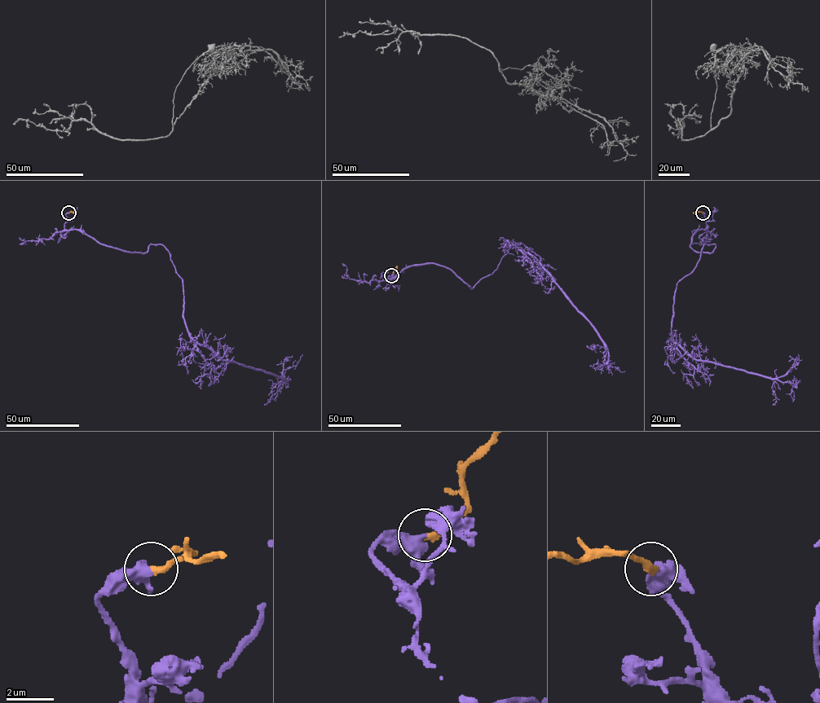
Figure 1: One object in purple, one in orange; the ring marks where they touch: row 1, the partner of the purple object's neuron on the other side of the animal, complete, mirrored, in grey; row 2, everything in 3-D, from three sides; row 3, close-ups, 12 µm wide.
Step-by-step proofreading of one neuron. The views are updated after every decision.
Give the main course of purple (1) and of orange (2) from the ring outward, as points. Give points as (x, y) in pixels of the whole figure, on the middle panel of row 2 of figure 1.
1: (390, 275), (387, 280), (434, 263), (471, 288), (513, 245), (538, 261), (590, 323), (606, 362), (624, 371)
2: (391, 275), (397, 265)

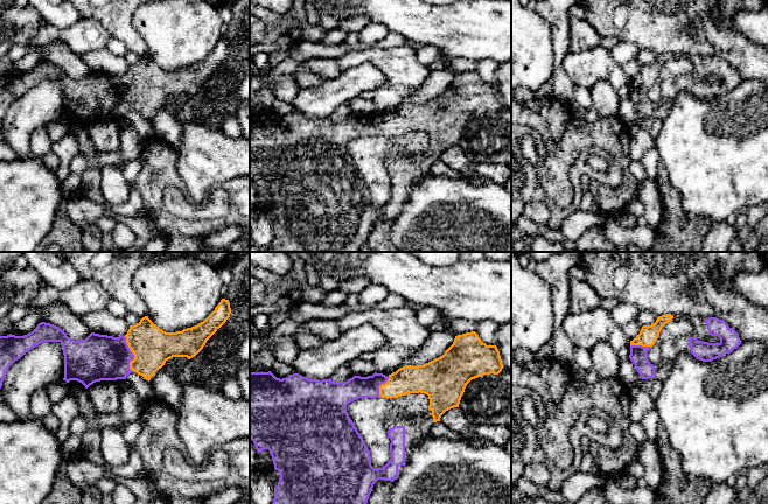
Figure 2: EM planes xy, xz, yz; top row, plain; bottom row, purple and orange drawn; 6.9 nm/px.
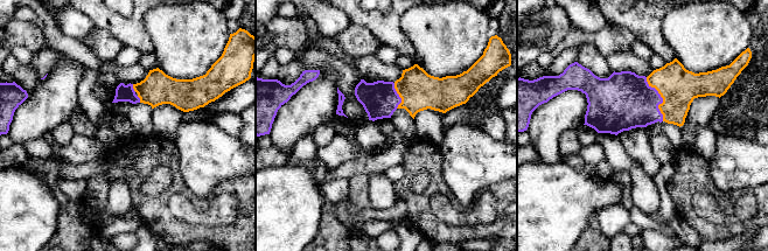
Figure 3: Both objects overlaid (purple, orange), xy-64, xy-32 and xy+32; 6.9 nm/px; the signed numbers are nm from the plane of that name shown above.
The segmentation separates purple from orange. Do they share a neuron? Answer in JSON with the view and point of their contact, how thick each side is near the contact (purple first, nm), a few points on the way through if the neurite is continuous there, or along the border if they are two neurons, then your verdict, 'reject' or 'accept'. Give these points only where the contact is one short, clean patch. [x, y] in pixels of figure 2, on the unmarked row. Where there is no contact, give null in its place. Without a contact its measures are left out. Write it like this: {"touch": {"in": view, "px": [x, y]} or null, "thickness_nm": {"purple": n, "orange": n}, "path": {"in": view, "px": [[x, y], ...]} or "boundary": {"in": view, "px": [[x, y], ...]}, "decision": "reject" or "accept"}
{"touch": {"in": "xy", "px": [132, 92]}, "thickness_nm": {"purple": 320, "orange": 280}, "decision": "accept"}

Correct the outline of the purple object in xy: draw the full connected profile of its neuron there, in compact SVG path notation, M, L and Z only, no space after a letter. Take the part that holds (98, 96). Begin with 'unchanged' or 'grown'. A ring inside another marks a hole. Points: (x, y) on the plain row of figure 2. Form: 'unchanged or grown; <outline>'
grown; M222 37L203 61L182 70L166 71L145 55L130 64L125 75L91 71L81 79L71 78L54 63L41 61L27 74L0 75L0 127L9 105L43 80L62 82L67 121L77 119L88 127L100 119L126 118L133 110L149 120L168 98L195 96L230 52L229 38Z

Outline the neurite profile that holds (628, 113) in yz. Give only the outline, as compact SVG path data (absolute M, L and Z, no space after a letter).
M630 97L620 98L617 117L627 128L642 120L642 117Z

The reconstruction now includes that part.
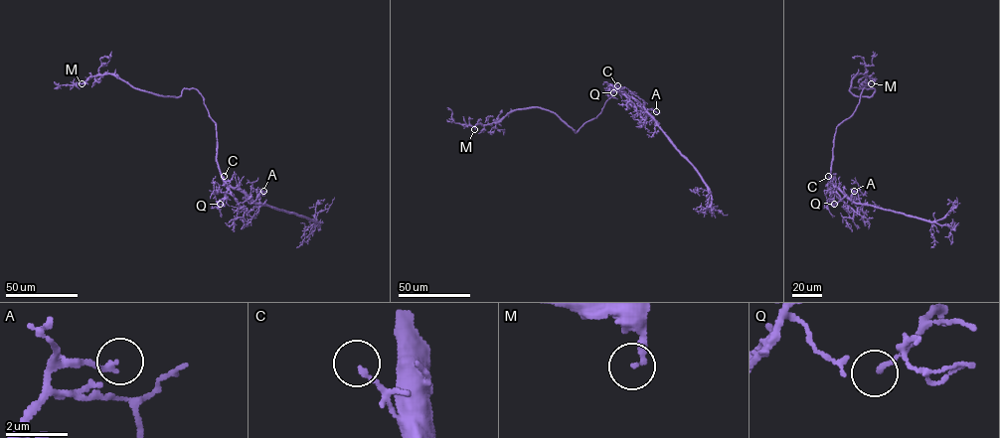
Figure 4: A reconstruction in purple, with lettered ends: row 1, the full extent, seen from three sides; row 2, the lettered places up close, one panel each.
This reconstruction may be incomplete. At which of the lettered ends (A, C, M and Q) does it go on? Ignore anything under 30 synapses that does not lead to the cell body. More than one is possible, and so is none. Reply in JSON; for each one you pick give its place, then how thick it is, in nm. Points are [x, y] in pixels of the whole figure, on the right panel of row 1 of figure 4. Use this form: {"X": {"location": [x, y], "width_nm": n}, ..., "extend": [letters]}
{"M": {"location": [871, 83], "width_nm": 190}, "extend": ["M"]}

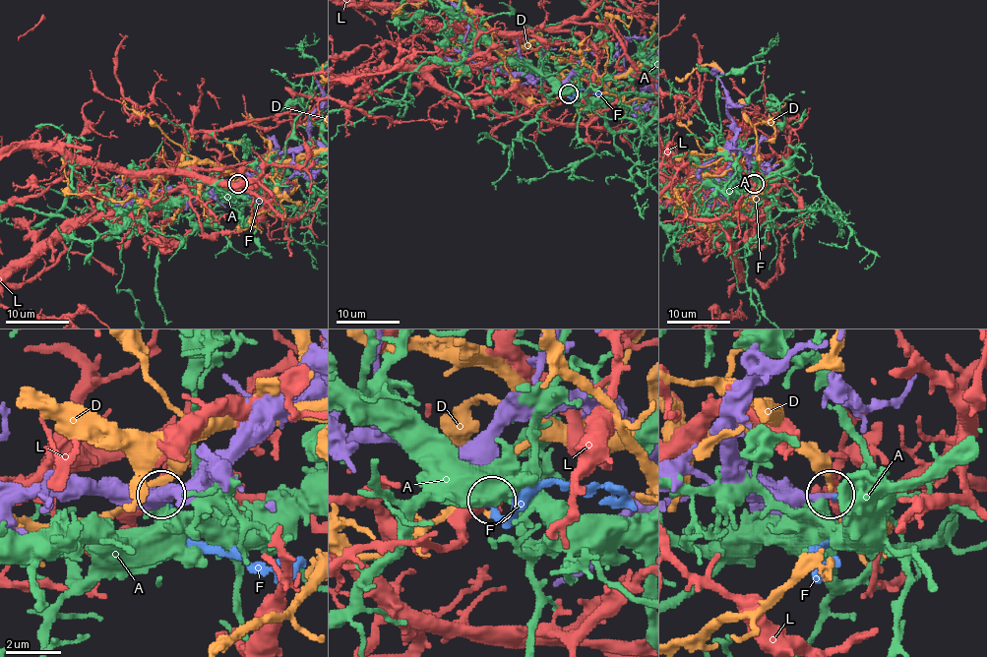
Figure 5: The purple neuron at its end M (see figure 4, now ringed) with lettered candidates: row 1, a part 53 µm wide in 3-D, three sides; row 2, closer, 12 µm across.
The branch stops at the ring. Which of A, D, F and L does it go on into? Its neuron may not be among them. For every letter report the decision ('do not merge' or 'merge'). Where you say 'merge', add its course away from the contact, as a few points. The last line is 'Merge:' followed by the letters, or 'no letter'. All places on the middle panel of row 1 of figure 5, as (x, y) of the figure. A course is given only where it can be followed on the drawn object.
A: do not merge
D: do not merge
F: merge; course (568, 94), (573, 97), (581, 89), (601, 96)
L: do not merge
Merge: F

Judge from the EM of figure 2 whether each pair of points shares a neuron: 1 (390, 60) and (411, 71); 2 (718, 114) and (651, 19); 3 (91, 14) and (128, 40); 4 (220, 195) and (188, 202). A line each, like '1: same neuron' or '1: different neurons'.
1: same neuron
2: different neurons
3: same neuron
4: same neuron

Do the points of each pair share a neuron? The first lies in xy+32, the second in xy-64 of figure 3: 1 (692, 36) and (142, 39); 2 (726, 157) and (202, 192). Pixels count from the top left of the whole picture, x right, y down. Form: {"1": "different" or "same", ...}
{"1": "different", "2": "same"}

